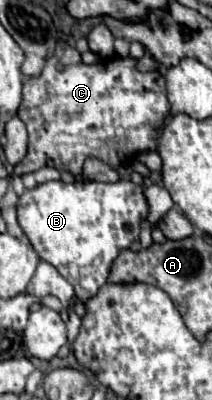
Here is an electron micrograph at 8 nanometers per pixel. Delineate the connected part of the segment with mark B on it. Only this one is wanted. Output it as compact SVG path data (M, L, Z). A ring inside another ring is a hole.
M124 179L116 183L46 181L34 189L26 189L18 199L18 223L22 231L38 257L54 265L74 287L74 311L78 317L86 315L88 299L106 283L108 267L112 267L116 255L134 241L140 241L140 223L148 217L148 211L144 185Z

